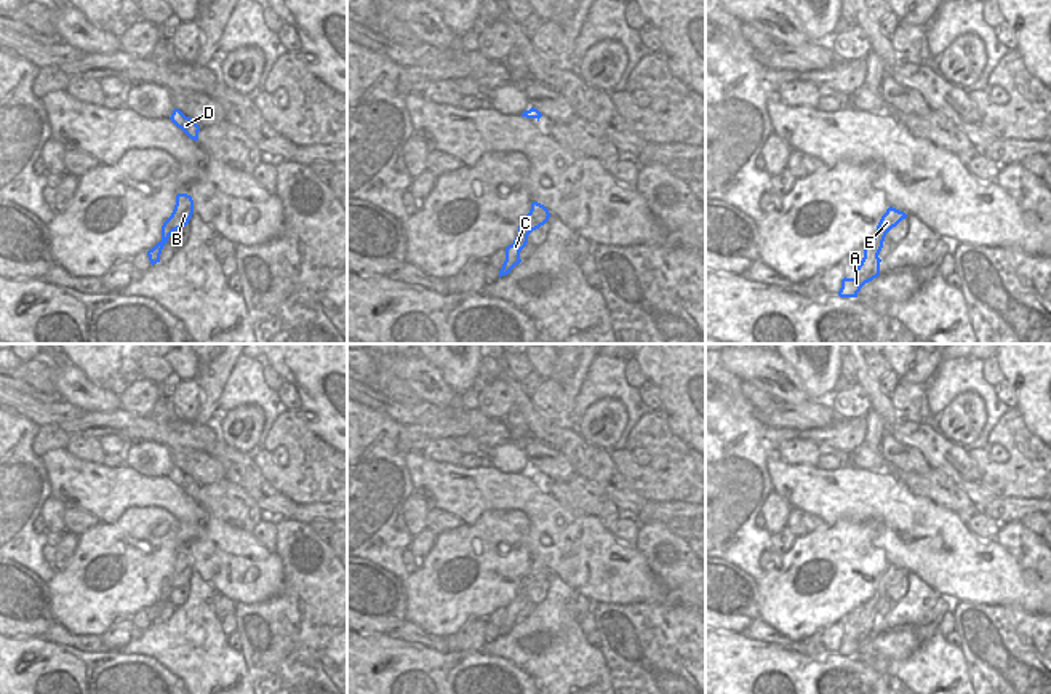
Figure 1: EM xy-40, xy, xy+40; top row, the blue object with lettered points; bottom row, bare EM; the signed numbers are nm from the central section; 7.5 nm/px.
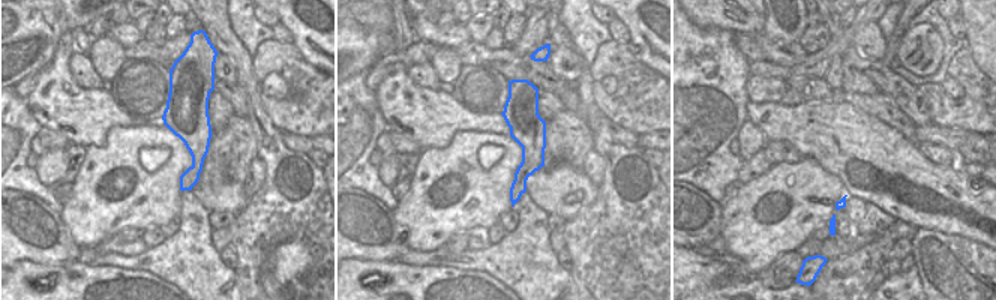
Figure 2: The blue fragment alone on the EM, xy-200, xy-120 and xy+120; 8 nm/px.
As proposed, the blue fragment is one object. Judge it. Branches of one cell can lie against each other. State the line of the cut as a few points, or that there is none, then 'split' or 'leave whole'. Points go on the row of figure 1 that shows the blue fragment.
no cut; leave whole

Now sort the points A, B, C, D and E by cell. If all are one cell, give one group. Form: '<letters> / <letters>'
A B C D E

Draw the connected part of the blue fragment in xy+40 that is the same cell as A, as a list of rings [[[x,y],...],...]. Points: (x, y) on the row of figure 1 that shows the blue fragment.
[[[893,206],[886,209],[886,213],[881,216],[877,225],[877,233],[864,246],[864,257],[857,265],[854,277],[845,277],[841,280],[841,288],[838,291],[840,297],[857,297],[861,288],[880,275],[881,259],[878,257],[878,254],[883,248],[885,237],[893,227],[896,227],[905,217],[907,214],[904,211],[899,211]]]

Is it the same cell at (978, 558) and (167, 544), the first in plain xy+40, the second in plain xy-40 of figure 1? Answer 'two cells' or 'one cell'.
two cells

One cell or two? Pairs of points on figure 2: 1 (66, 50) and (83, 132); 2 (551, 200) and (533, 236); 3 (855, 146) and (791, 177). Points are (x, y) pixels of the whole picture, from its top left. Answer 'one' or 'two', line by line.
1: one
2: two
3: two

